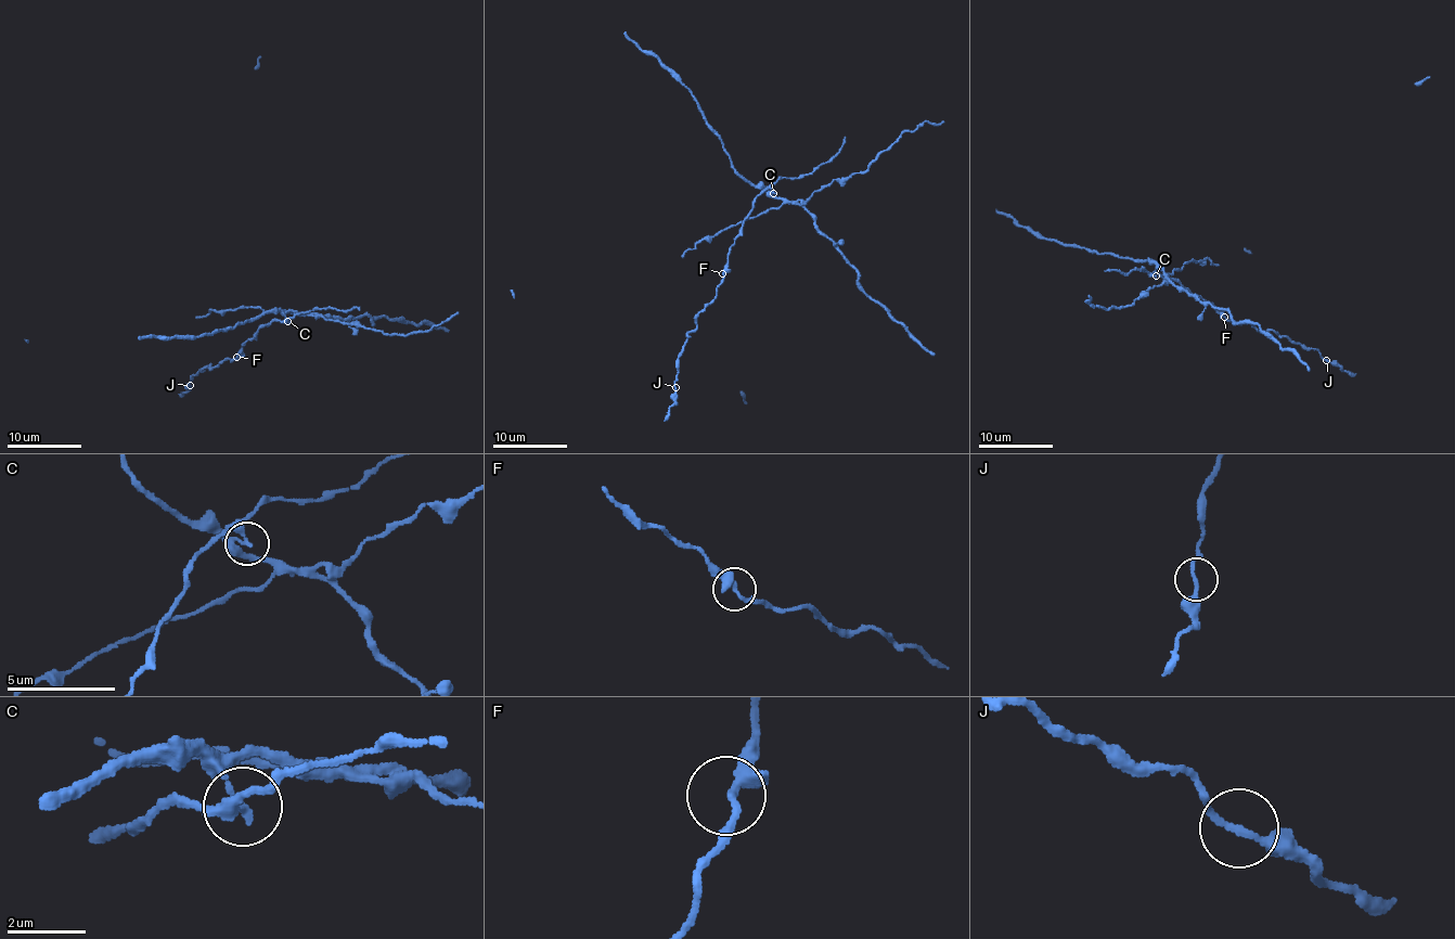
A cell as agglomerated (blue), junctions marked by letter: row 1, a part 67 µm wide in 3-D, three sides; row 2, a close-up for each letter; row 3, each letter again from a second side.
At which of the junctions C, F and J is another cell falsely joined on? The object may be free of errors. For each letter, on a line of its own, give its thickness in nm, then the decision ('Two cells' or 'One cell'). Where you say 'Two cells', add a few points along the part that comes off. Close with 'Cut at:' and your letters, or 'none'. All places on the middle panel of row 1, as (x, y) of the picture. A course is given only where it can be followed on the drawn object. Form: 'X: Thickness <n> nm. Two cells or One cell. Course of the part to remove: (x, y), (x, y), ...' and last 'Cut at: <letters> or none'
C: Thickness 180 nm. Two cells. Course of the part to remove: (774, 192), (769, 193), (802, 205), (852, 264), (858, 286), (868, 297), (880, 301), (934, 354)
F: Thickness 200 nm. One cell
J: Thickness 180 nm. One cell
Cut at: C

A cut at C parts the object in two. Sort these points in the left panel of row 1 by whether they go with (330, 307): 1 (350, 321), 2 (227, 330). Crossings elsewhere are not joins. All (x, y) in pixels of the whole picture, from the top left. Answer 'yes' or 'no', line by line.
1: no
2: no

